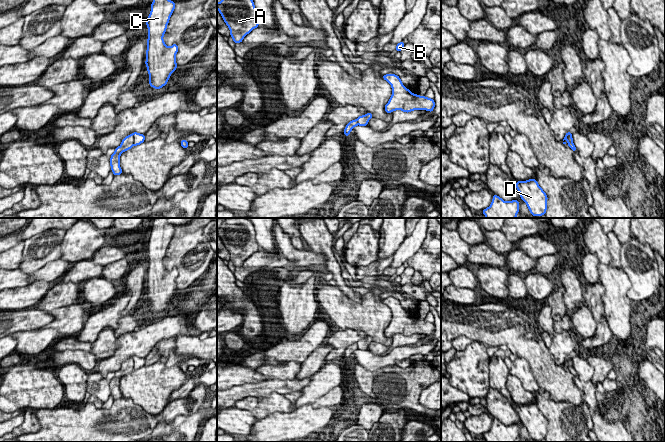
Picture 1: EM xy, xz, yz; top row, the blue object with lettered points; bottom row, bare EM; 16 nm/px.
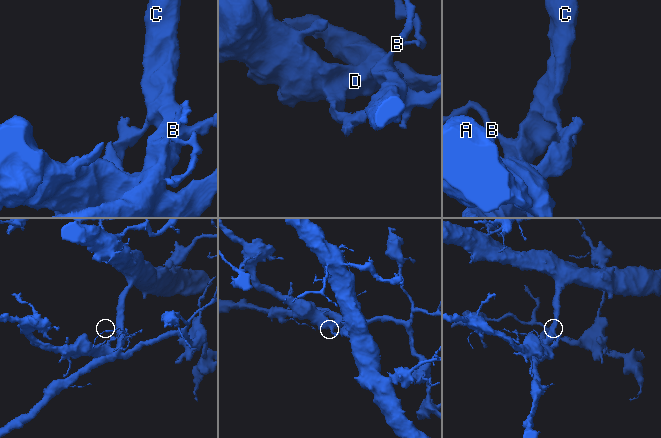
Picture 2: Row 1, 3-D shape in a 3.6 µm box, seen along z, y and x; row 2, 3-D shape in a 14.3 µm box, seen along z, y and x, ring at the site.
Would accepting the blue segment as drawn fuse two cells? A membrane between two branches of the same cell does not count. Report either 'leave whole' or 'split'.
split

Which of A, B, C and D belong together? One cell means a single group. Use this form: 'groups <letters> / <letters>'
groups A D / B C

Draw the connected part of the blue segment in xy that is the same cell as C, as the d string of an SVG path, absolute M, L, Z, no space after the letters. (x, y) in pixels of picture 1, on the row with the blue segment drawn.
M153 0L146 21L148 39L145 65L149 85L157 90L167 84L171 74L177 69L175 55L179 48L176 43L168 47L163 40L175 4L171 0Z

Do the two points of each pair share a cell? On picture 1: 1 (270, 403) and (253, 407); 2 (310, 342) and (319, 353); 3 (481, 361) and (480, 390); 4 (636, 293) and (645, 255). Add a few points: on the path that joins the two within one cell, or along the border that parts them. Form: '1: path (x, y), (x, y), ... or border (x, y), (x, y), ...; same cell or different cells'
1: path (266, 406), (257, 407); same cell
2: border (323, 342), (301, 363); different cells
3: path (480, 368), (480, 383); same cell
4: path (645, 284), (645, 264); same cell

